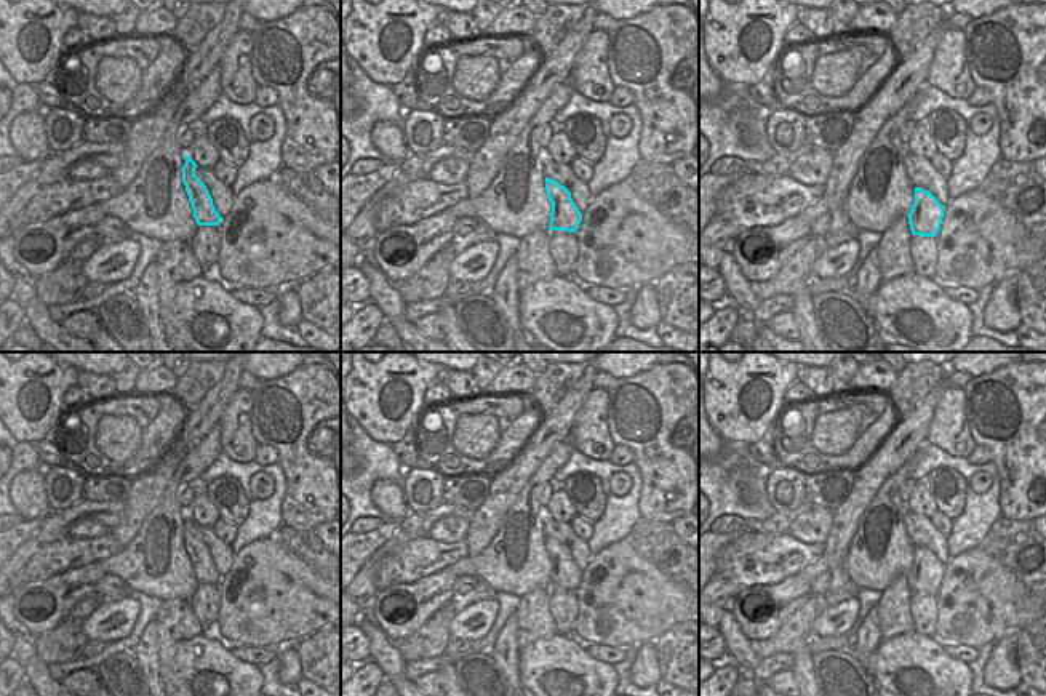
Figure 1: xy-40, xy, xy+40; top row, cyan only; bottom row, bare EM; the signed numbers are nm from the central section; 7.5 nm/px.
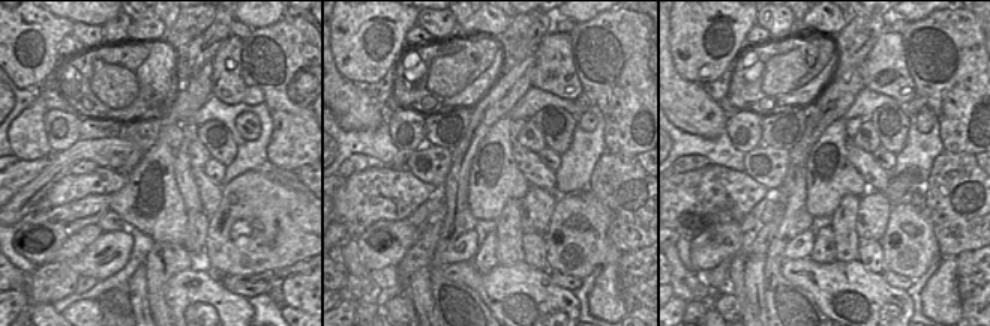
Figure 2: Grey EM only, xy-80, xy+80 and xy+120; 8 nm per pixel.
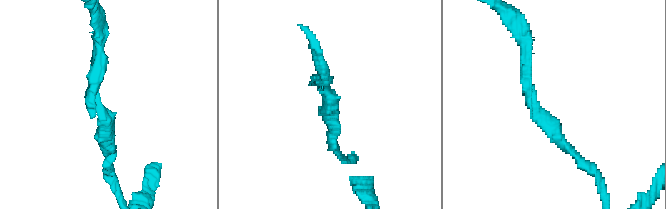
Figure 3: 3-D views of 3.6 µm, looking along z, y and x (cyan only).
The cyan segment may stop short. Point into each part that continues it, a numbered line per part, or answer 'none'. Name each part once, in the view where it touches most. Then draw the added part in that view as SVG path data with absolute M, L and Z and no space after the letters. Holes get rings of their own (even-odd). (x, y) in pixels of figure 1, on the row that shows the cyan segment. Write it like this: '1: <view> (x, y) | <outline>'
none

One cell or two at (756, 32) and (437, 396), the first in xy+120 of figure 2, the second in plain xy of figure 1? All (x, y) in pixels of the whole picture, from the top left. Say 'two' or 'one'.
one

